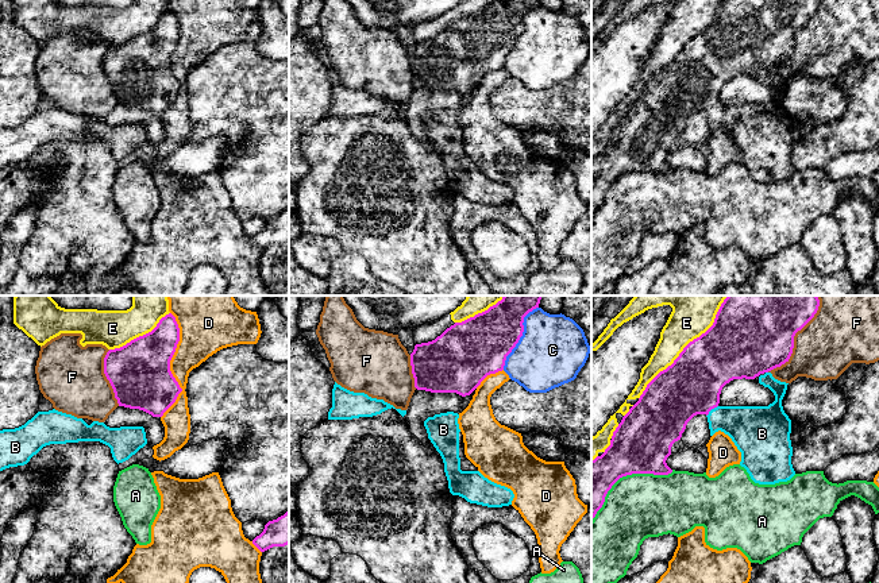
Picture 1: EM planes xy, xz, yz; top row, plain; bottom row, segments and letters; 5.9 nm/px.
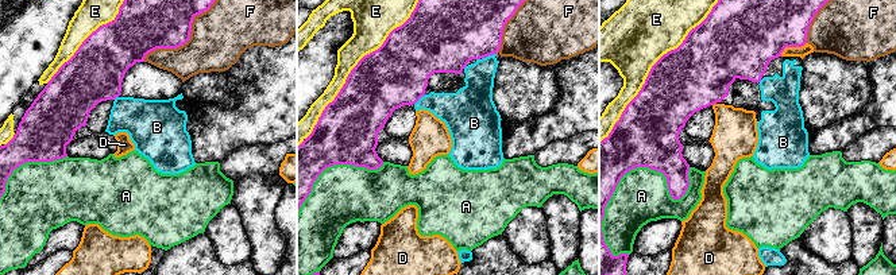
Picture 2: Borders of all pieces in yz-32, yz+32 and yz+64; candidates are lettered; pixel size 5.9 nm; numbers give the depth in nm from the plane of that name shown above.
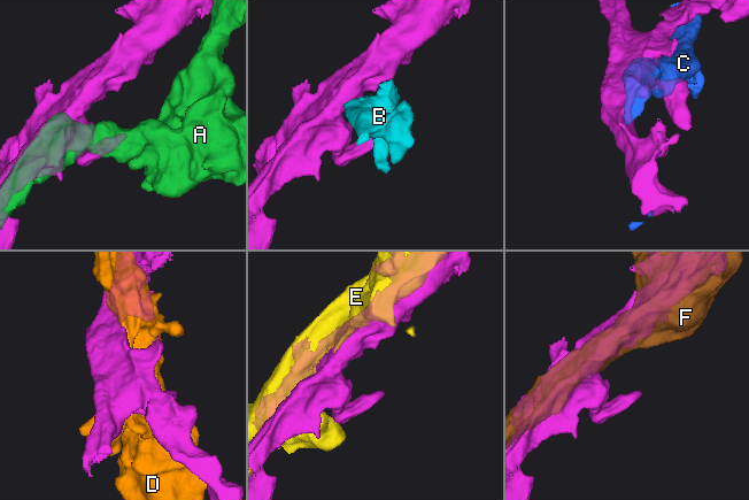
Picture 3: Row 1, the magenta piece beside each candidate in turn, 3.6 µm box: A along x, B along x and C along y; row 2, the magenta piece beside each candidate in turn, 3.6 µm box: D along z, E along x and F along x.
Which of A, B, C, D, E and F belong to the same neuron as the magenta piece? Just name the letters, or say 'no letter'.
B

